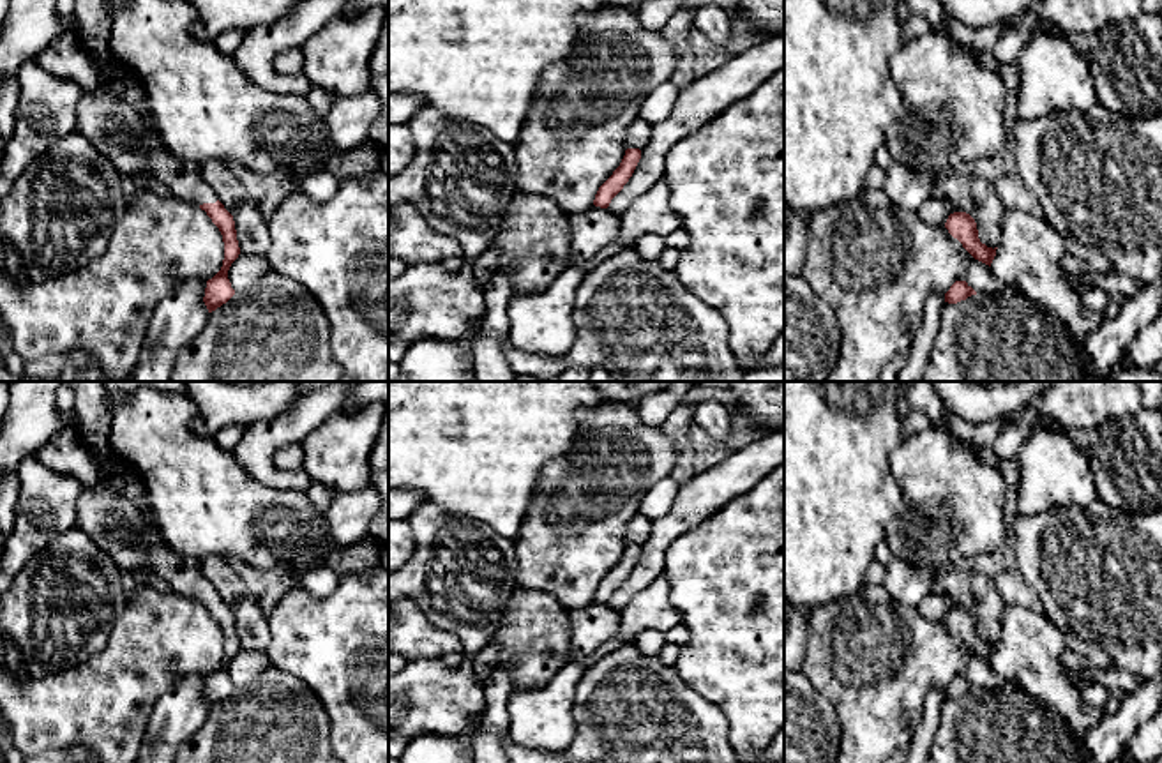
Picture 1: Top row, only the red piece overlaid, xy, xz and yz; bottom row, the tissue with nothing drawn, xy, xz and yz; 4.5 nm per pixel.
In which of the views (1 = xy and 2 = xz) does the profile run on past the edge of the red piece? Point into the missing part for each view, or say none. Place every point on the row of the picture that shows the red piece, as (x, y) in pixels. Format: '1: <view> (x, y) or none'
1: xy (120, 133)
2: none

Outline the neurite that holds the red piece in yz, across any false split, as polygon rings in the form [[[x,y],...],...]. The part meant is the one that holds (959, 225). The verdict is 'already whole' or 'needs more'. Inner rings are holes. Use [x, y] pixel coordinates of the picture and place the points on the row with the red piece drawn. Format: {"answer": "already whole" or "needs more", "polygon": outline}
{"answer": "already whole", "polygon": [[[954,212],[948,215],[945,228],[948,233],[957,238],[962,247],[978,261],[991,267],[996,249],[987,247],[978,238],[978,230],[975,219],[966,212]]]}

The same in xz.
{"answer": "already whole", "polygon": [[[627,148],[620,166],[613,171],[613,175],[599,187],[593,205],[600,208],[607,208],[611,200],[623,189],[623,185],[632,177],[638,162],[641,159],[639,148]]]}

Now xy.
{"answer": "needs more", "polygon": [[[106,88],[83,92],[76,118],[76,131],[111,161],[122,178],[147,173],[173,196],[207,212],[223,235],[224,260],[221,270],[207,281],[203,302],[208,313],[226,304],[235,295],[228,270],[240,247],[233,215],[201,178],[200,166],[177,157],[148,118]]]}

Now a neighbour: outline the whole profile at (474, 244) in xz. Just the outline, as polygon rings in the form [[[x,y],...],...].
[[[426,106],[406,125],[413,134],[415,155],[399,175],[389,178],[389,208],[413,205],[431,230],[456,237],[464,258],[461,276],[477,283],[473,263],[494,240],[507,207],[519,193],[514,145],[500,141],[486,127],[450,120]]]

